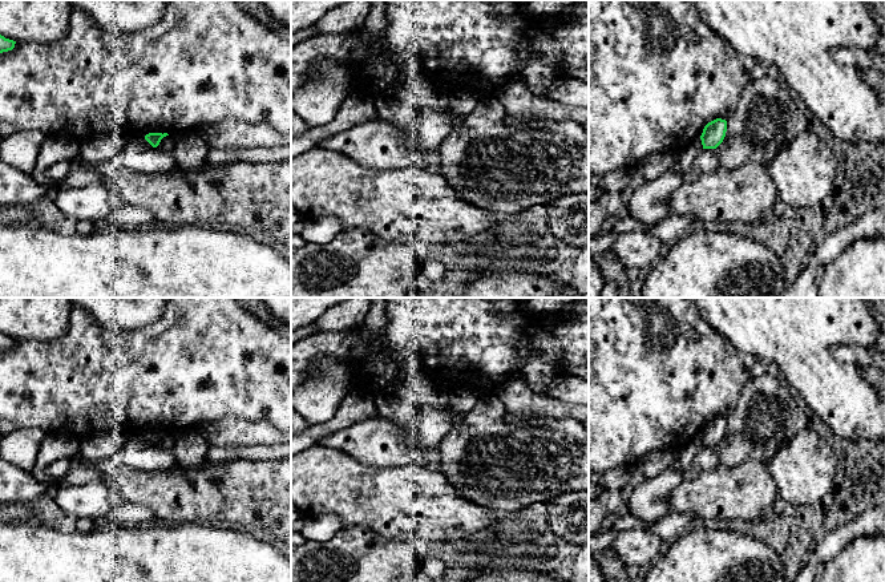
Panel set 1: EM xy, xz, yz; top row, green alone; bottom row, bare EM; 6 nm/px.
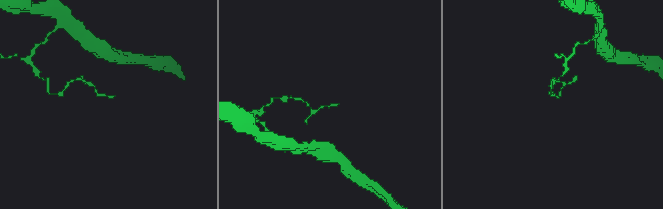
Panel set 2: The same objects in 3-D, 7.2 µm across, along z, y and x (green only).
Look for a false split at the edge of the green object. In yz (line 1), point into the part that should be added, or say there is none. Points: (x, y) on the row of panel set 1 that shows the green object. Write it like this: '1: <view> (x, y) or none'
1: none

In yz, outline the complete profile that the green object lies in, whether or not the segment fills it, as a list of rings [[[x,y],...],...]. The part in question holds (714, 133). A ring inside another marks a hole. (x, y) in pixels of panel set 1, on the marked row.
[[[716,118],[708,122],[700,136],[703,149],[716,149],[724,140],[727,132],[727,121]]]

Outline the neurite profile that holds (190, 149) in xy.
[[[199,130],[178,132],[171,136],[174,146],[170,155],[175,167],[199,171],[210,165],[207,161],[209,146]]]

